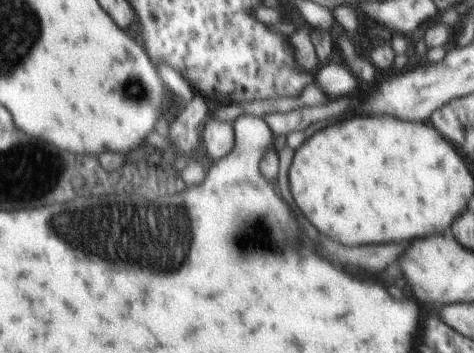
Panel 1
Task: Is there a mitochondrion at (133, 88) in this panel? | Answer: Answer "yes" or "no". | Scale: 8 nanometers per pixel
yes

